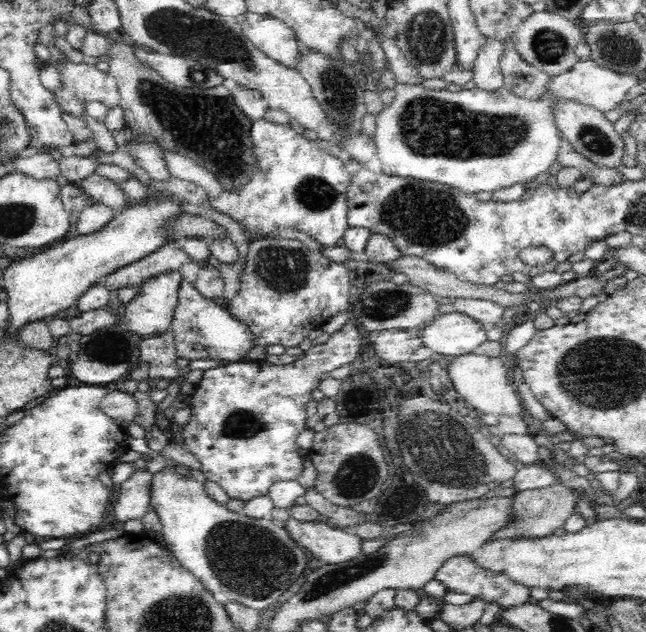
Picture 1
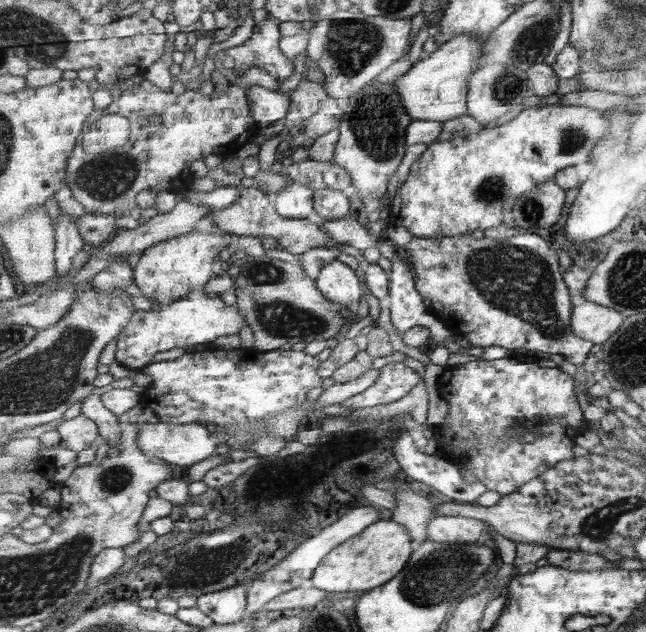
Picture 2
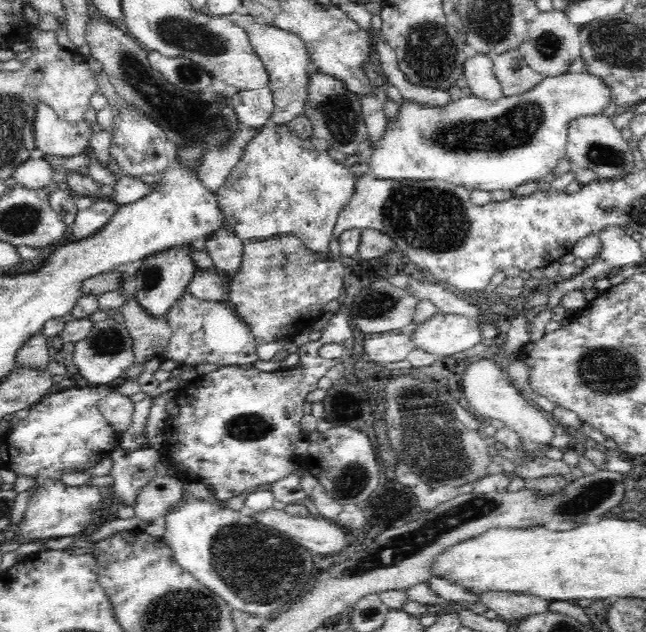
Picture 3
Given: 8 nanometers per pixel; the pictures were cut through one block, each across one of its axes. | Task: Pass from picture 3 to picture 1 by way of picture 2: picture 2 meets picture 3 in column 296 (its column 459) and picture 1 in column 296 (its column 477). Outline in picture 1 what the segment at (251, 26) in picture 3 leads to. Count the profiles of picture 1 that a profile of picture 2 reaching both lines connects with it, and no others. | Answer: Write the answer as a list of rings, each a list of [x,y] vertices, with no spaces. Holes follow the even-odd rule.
[[[248,10],[237,16],[237,21],[243,33],[268,58],[278,65],[297,70],[303,47],[295,32],[284,21]]]

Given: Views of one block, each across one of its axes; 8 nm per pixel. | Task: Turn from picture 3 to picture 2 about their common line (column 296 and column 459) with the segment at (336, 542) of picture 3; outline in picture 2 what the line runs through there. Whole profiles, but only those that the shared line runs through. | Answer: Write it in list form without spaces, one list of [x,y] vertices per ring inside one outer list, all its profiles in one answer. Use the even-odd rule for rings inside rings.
[[[436,516],[429,523],[428,540],[451,544],[475,544],[479,542],[485,523],[477,518],[463,516]]]

